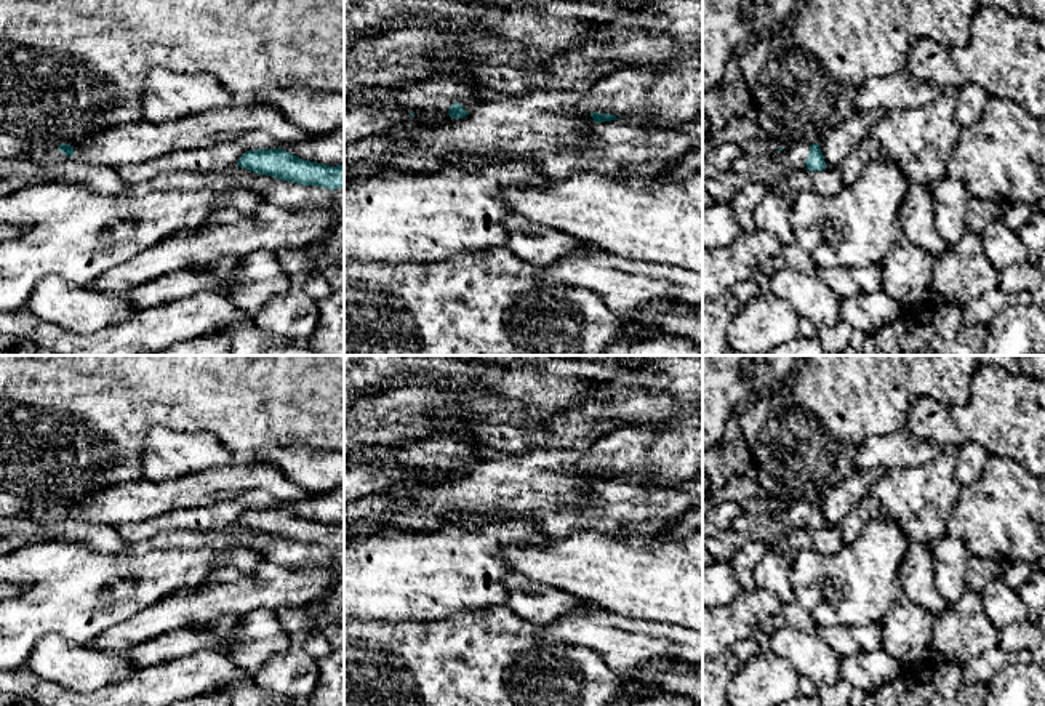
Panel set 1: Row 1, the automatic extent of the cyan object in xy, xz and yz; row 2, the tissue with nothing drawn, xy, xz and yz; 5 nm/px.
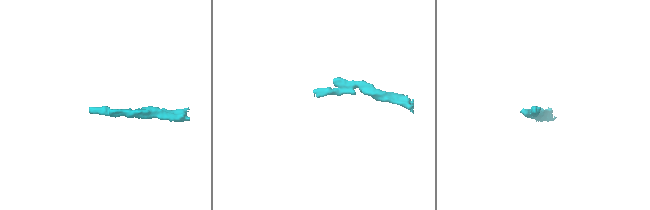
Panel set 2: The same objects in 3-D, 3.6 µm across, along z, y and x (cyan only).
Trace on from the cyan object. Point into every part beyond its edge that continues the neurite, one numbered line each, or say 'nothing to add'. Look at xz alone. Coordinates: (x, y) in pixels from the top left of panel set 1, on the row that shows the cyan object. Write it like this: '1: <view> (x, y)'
nothing to add

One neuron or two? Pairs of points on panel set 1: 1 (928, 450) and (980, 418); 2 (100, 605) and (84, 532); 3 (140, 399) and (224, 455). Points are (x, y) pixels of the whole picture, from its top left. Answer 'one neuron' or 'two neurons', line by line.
1: two neurons
2: two neurons
3: two neurons

